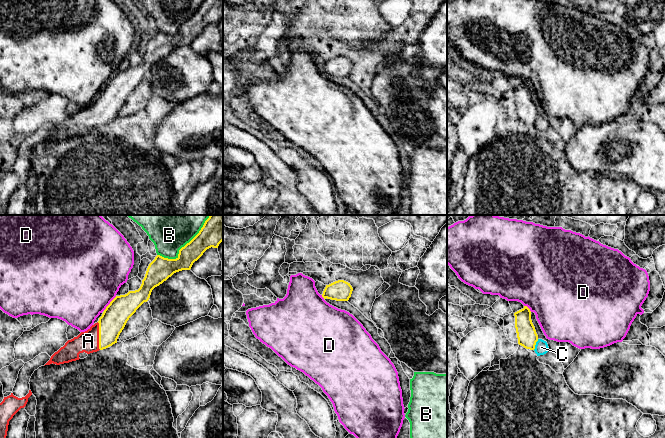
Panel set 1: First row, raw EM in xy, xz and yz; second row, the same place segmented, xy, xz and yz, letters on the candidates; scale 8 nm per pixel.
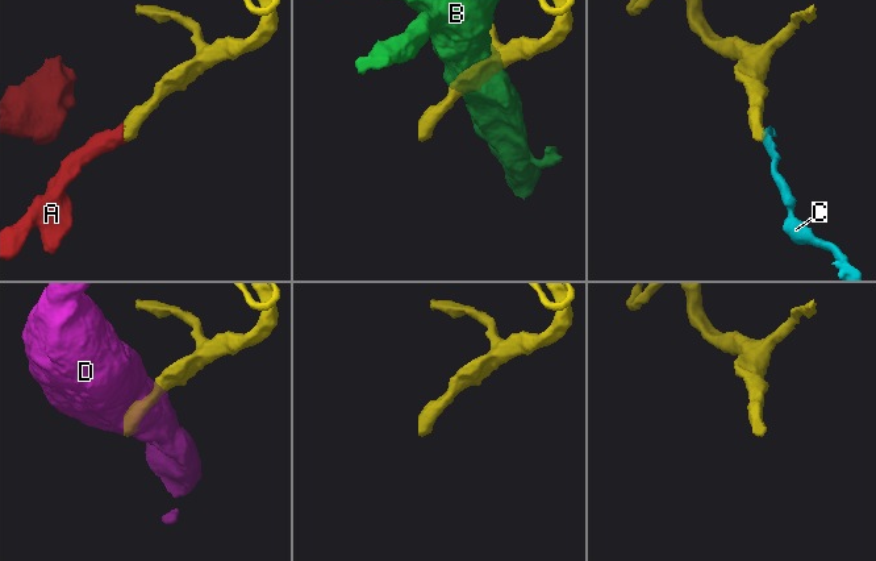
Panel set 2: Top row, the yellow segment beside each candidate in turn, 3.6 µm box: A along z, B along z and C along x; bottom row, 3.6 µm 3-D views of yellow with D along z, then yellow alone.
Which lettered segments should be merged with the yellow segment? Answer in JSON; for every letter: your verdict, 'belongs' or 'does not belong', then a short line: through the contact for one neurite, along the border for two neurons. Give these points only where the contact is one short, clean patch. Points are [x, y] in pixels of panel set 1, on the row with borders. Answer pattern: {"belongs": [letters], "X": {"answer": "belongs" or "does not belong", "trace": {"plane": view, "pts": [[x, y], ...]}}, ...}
{"belongs": ["A"], "A": {"answer": "belongs"}, "B": {"answer": "does not belong"}, "C": {"answer": "does not belong", "trace": {"plane": "yz", "pts": [[538, 339], [533, 349]]}}, "D": {"answer": "does not belong", "trace": {"plane": "xy", "pts": [[116, 296], [103, 310]]}}}

